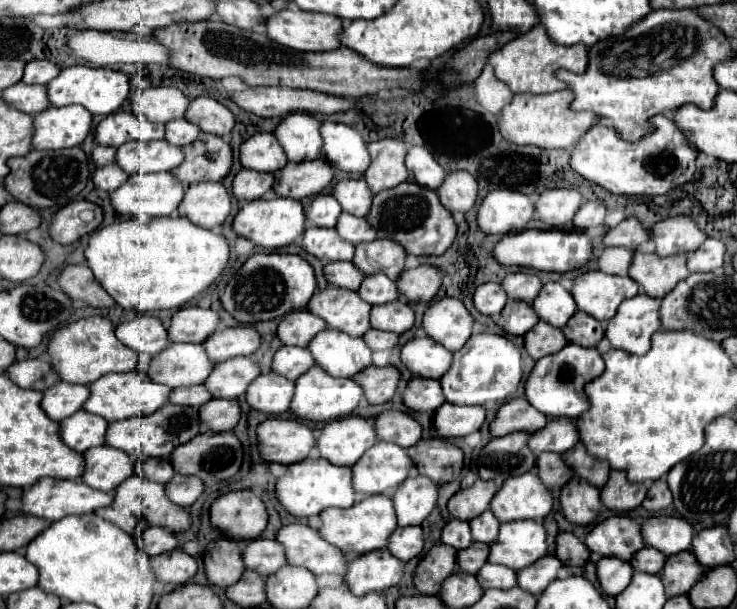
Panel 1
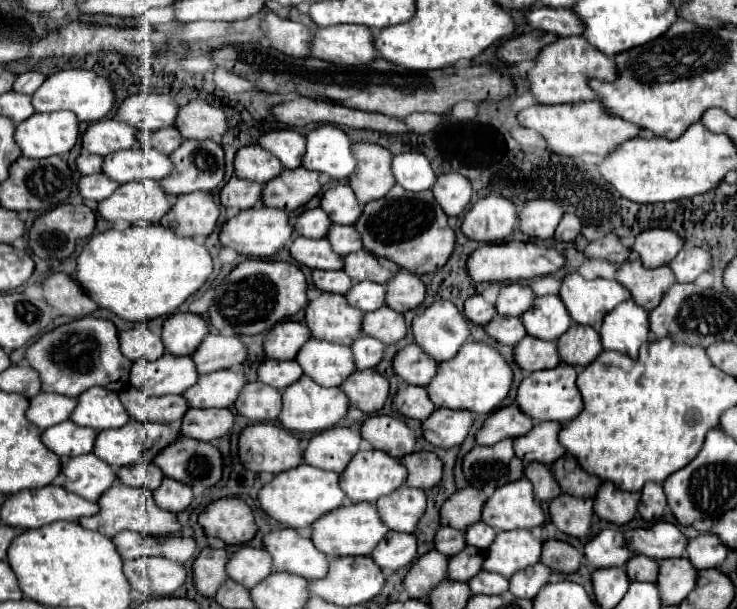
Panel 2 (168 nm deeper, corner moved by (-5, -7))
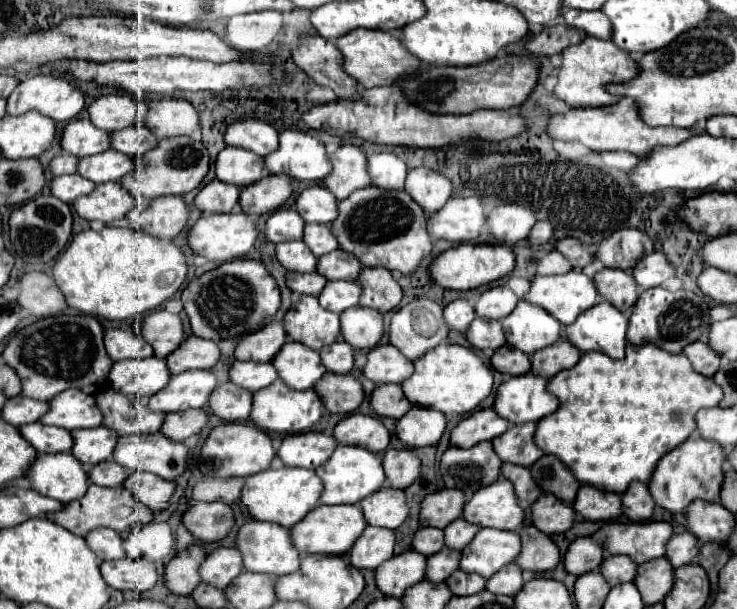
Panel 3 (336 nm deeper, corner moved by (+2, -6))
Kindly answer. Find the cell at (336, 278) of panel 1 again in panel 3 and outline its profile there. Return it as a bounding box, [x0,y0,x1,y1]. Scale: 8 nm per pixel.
[287,272,327,296]

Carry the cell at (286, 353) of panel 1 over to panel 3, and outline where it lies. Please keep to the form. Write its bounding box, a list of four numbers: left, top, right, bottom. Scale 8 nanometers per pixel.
[229,362,279,392]

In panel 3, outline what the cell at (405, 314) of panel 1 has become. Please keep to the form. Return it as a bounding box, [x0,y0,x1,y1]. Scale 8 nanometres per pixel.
[341,306,385,350]

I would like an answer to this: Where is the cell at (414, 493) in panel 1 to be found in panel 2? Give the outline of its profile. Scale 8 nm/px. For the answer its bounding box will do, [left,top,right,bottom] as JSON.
[376,485,426,533]

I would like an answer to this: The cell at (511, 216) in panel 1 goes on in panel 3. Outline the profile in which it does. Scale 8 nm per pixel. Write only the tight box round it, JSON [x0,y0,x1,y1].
[429,198,485,242]

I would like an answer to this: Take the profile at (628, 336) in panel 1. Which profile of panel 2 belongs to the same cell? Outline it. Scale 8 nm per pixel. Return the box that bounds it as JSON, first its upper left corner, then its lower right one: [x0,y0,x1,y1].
[598,299,648,359]

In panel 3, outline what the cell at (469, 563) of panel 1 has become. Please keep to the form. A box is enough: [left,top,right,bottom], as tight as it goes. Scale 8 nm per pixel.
[427,548,461,582]

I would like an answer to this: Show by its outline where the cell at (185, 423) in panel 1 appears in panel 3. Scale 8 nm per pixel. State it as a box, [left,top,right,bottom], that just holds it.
[71,426,119,468]

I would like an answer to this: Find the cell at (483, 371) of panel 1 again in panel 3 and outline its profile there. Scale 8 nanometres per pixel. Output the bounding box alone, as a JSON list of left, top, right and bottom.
[403,344,493,414]

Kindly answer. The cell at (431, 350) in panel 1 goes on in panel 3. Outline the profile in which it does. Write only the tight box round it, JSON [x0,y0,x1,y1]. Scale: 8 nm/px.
[363,344,413,386]

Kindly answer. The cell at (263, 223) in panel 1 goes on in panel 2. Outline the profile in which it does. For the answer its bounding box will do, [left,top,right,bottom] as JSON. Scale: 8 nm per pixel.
[220,207,294,259]

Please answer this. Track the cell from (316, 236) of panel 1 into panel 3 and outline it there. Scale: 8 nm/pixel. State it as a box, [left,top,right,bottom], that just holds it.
[277,240,317,272]

